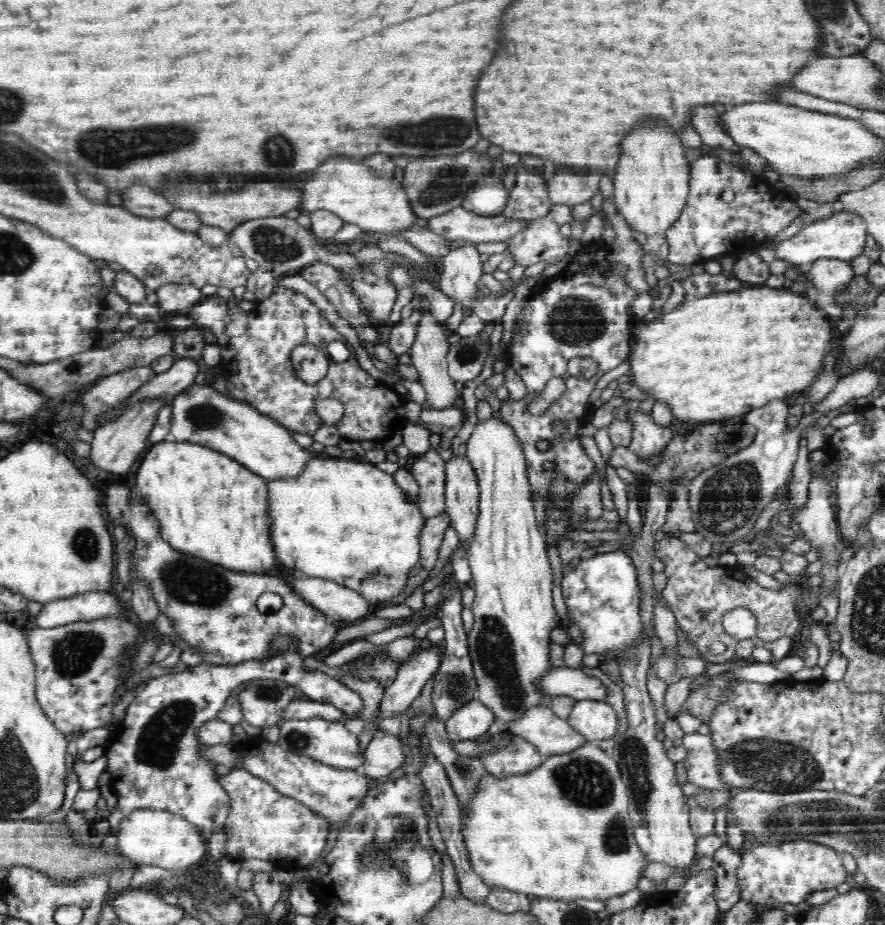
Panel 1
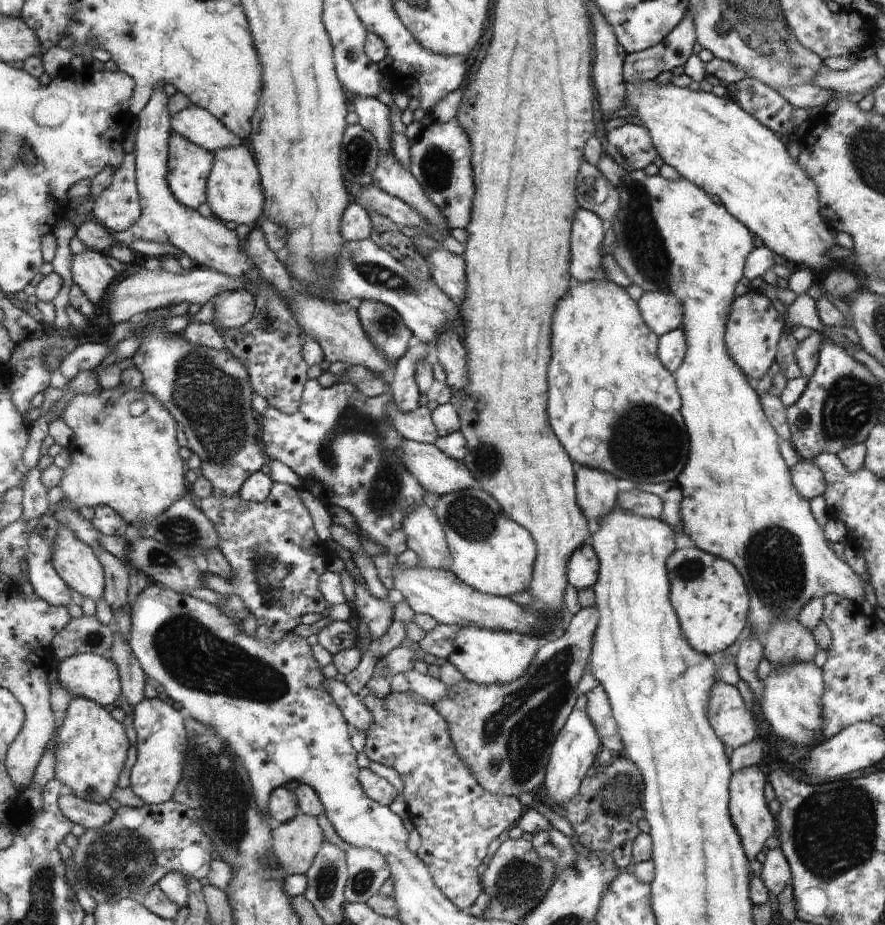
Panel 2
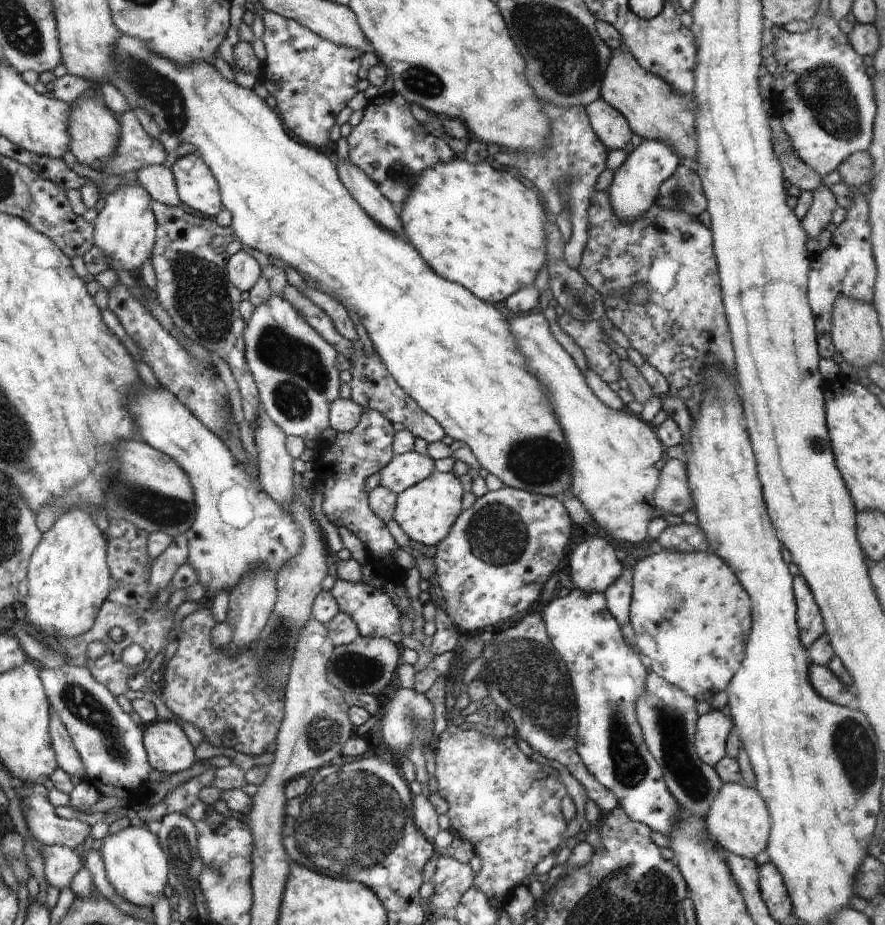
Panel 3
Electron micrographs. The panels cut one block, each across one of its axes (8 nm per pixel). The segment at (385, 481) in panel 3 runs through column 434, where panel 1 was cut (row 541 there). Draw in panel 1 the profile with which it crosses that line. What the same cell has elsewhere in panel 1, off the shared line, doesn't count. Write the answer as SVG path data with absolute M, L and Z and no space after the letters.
M466 455L453 456L445 464L446 510L450 526L459 535L460 542L473 539L479 511L477 476Z

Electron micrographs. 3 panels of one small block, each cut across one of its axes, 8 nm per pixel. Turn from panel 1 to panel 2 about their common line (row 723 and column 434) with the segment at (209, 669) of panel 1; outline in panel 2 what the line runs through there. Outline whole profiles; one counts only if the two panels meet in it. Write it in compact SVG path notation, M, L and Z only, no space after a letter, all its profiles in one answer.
M455 118L446 123L432 122L409 148L409 154L409 172L430 203L441 211L446 225L450 229L466 229L470 221L470 200L474 194L472 144L468 132Z

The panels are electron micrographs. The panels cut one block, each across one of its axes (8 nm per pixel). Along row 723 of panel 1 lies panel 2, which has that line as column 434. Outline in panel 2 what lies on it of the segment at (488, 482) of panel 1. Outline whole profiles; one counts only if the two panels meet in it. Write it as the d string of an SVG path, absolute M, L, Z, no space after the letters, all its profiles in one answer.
M481 489L453 491L441 495L434 506L451 555L449 571L479 592L509 597L527 590L537 558L537 546L531 534L504 516L498 502Z

